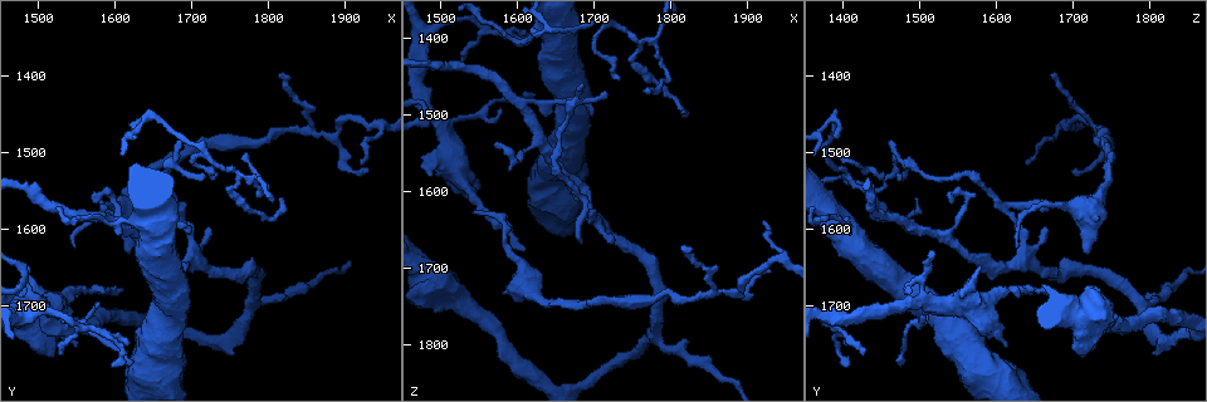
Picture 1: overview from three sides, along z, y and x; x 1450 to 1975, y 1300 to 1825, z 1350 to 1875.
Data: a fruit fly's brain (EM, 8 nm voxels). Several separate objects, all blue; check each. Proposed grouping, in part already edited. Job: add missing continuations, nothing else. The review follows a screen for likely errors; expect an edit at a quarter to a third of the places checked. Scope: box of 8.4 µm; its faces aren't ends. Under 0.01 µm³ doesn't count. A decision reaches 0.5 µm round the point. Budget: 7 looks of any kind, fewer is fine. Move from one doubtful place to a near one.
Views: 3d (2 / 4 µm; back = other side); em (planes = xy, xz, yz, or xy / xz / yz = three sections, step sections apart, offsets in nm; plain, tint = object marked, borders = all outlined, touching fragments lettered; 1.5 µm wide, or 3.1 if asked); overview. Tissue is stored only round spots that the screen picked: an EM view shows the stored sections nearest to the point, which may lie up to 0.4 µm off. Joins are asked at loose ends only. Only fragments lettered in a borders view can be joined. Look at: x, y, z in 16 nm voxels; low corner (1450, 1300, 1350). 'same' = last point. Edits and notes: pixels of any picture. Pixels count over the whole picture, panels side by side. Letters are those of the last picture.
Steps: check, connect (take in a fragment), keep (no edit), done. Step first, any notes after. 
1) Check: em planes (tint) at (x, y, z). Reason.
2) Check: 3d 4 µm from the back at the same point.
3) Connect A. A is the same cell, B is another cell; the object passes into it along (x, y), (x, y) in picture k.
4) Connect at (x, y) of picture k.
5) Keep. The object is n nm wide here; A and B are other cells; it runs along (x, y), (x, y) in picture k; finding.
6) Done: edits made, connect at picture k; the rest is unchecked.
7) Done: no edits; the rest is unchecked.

Check: em yz step 4 (borders) at (1570, 1565, 1545). Thin end.

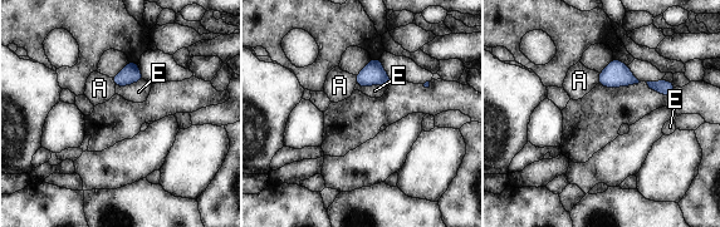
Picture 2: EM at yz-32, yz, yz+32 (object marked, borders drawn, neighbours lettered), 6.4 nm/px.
Check: em planes (borders) at the same point.

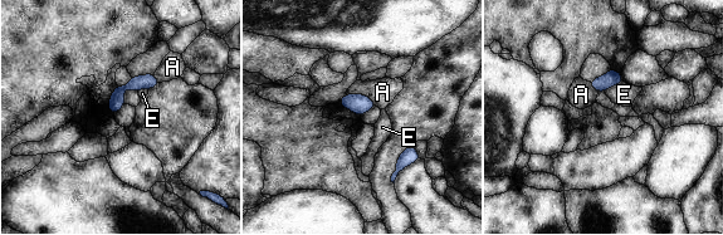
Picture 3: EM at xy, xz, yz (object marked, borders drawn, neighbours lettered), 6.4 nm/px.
Keep. The longest contact is with A, 220 nm; A and E are other cells; a border runs along (346, 93), (364, 93), (376, 106) in picture 3; no lettered fragment goes on from it.

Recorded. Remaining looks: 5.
Check: 3d 2 µm at (1620, 1635, 1720). Branch stops here.

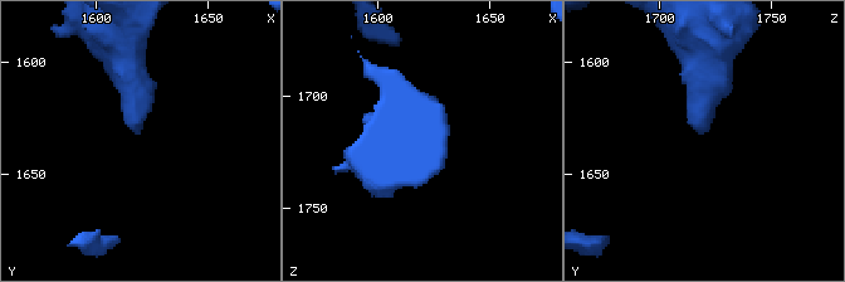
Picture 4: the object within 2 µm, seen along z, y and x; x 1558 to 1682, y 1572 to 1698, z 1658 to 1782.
Check: em planes (borders) at (1619, 1631, 1721).

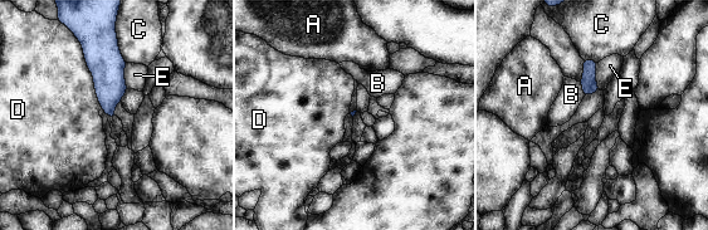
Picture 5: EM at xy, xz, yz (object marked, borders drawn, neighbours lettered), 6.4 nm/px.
Keep. A, B, C, D and E are other cells; a border runs along (77, 40), (92, 76), (101, 108) in picture 5; none of them fits.

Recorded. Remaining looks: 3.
Check: 3d 4 µm at (1715, 1600, 1670). Branch stops here.

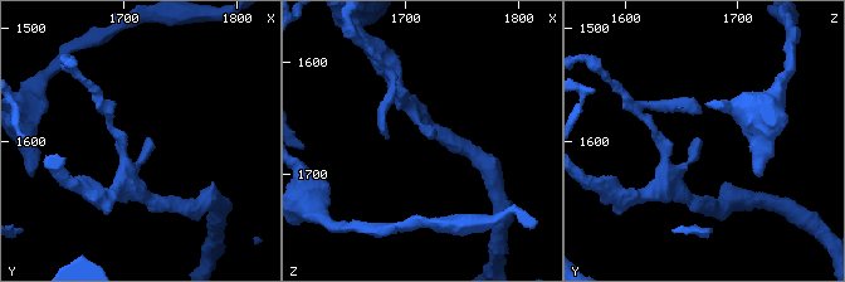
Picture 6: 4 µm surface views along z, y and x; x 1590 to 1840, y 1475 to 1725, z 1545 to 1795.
Check: em yz step 8 (borders) at (1718, 1600, 1666). Shape alone is not enough.

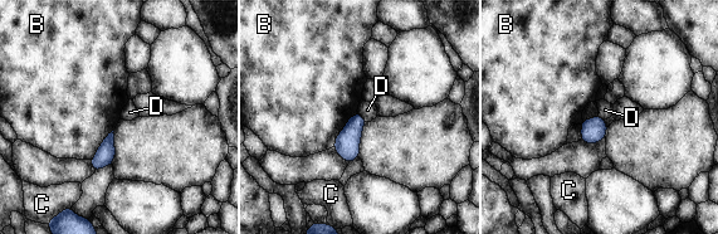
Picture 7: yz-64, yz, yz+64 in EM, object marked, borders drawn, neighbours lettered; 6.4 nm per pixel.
Keep. B, C and D are other cells; a border runs along (357, 112), (347, 121), (332, 146) in picture 7; no lettered fragment goes on from it.

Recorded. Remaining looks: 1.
Done: no edits; the rest is unchecked.

